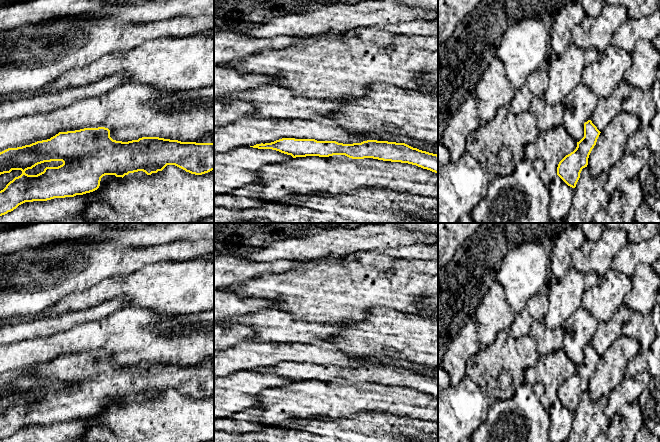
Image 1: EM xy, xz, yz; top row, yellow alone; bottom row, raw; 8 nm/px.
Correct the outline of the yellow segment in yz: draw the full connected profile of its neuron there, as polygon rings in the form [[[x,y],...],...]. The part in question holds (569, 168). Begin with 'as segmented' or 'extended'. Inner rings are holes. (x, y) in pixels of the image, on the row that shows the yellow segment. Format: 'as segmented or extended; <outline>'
as segmented; [[[588,120],[584,123],[584,137],[577,142],[576,149],[558,164],[557,175],[570,187],[575,188],[583,168],[588,165],[589,155],[596,145],[600,131]]]

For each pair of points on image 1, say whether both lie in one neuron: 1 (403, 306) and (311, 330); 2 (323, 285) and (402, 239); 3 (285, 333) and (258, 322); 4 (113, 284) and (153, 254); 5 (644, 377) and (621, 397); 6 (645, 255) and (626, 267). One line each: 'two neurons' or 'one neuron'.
1: two neurons
2: two neurons
3: one neuron
4: two neurons
5: one neuron
6: one neuron

